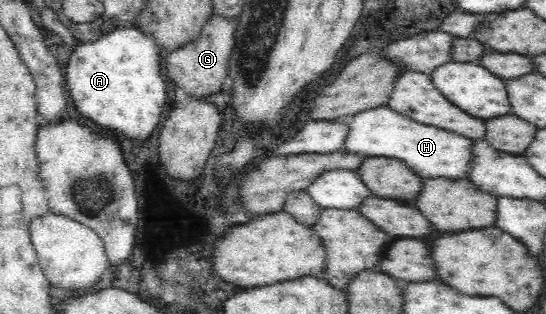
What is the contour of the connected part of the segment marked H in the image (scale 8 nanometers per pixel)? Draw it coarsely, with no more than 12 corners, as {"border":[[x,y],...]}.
{"border":[[387,105],[341,120],[342,145],[421,178],[467,178],[471,140]]}

